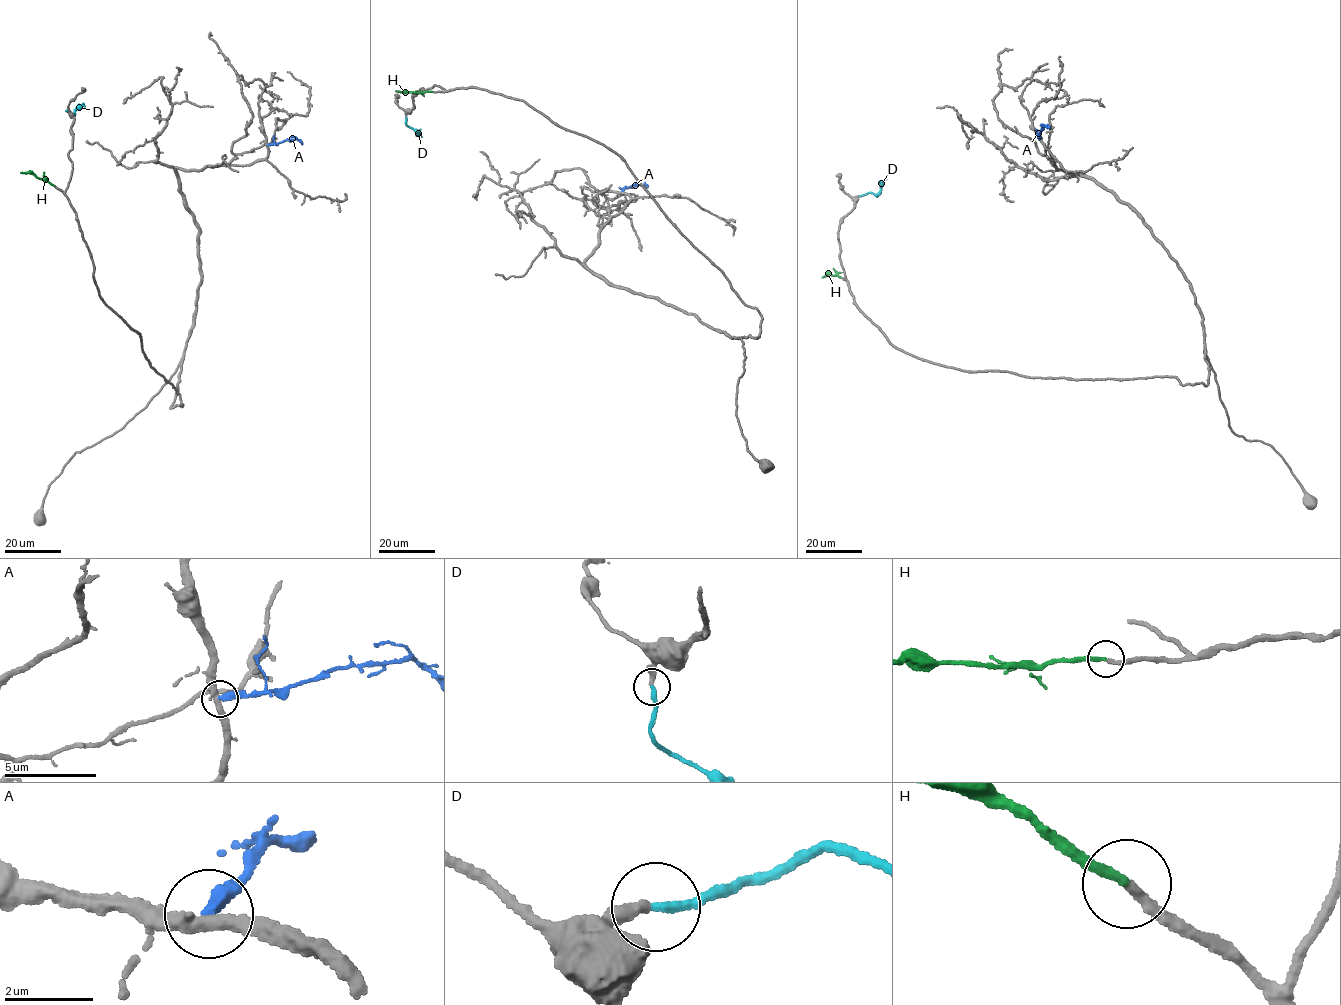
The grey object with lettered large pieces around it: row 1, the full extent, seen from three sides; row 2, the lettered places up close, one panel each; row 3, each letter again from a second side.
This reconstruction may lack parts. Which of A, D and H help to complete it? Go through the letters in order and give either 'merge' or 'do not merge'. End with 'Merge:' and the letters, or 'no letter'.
A: do not merge
D: merge
H: merge
Merge: D, H

